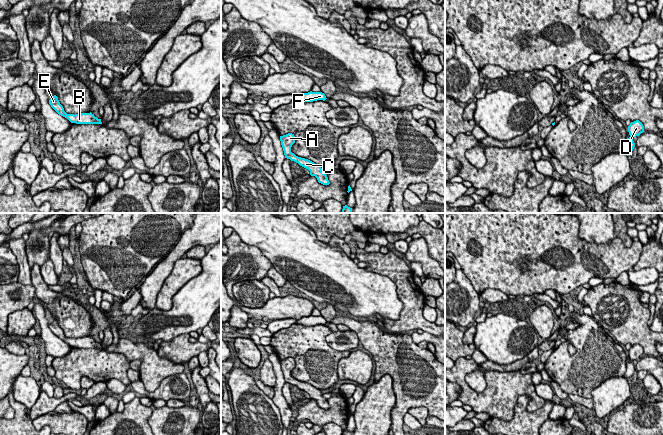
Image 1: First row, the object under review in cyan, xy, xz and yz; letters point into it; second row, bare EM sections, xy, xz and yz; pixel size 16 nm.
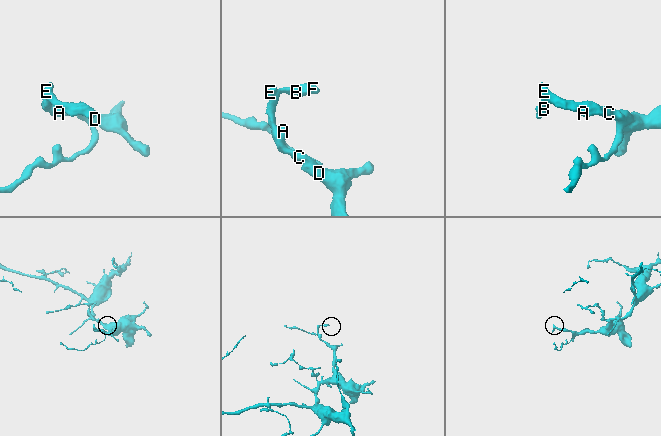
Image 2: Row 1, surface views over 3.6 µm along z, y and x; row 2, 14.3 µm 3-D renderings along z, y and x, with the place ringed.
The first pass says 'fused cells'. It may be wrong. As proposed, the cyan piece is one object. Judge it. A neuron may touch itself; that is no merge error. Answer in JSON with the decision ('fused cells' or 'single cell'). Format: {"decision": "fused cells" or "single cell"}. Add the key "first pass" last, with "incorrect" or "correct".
{"decision": "single cell", "first pass": "incorrect"}

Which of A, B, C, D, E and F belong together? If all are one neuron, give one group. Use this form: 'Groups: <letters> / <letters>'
Groups: A B C D E F

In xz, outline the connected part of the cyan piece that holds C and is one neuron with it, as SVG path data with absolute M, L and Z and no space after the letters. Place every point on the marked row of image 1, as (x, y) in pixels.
M288 133L286 135L280 136L280 141L285 158L290 159L291 161L298 163L300 166L308 169L310 171L310 175L315 176L319 183L323 185L330 184L327 175L322 172L322 168L320 165L317 165L308 159L298 157L291 152L291 147L295 143L294 134Z

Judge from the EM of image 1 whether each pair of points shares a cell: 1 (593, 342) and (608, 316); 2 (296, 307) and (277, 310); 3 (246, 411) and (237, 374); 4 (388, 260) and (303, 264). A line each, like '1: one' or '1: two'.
1: two
2: one
3: one
4: two

